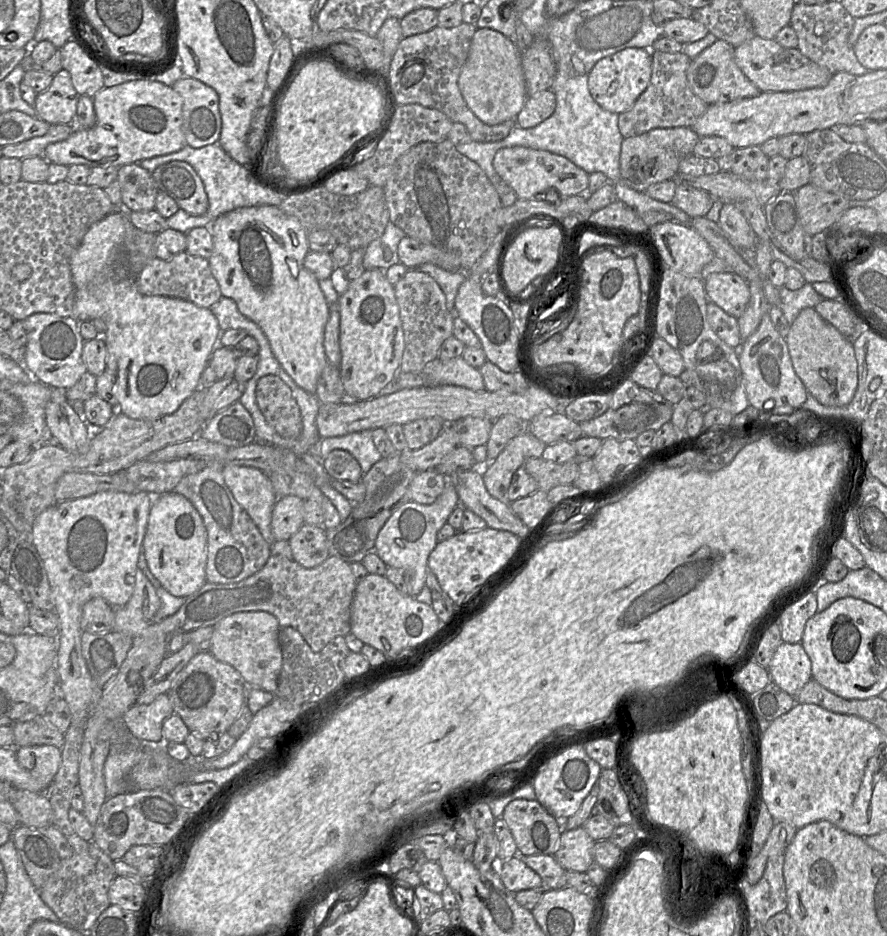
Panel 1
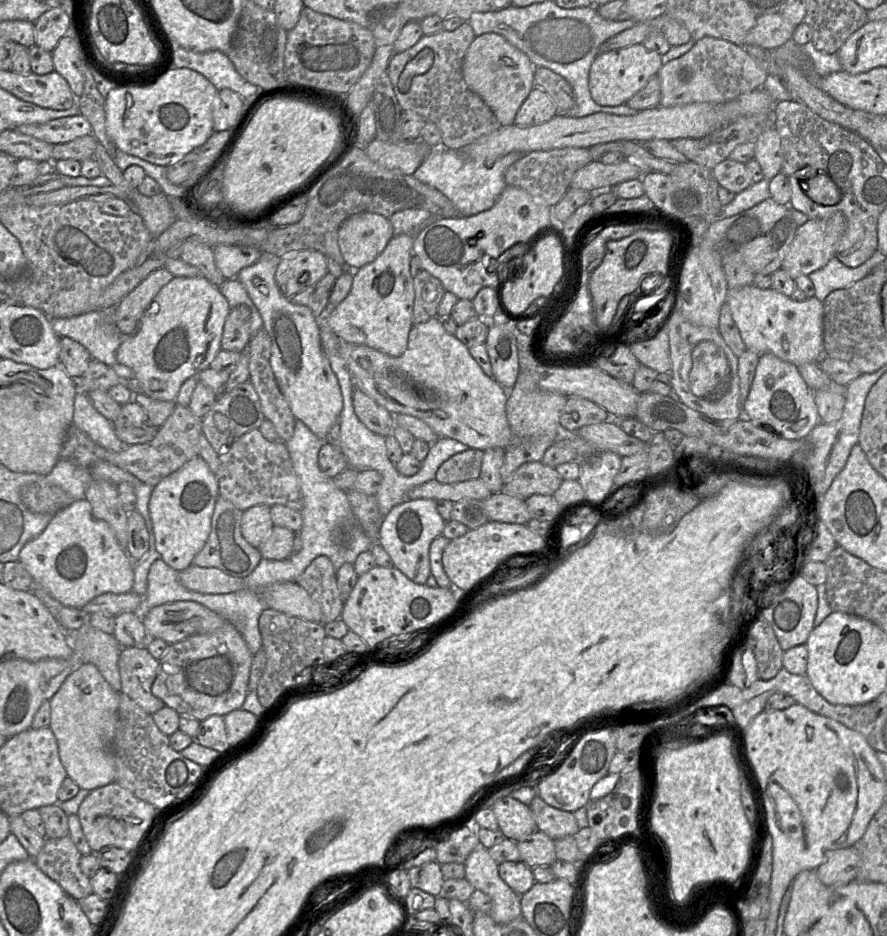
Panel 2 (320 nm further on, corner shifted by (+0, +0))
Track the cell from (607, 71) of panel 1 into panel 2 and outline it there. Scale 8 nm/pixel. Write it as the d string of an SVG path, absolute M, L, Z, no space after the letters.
M635 44L616 50L599 53L589 72L589 89L592 99L601 106L626 104L635 94L658 74L663 66L662 55L647 49L643 44Z

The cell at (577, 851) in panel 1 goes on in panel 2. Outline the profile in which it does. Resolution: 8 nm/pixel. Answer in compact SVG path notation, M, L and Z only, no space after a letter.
M540 830L517 842L517 847L521 861L530 868L550 867L557 860L554 840Z

